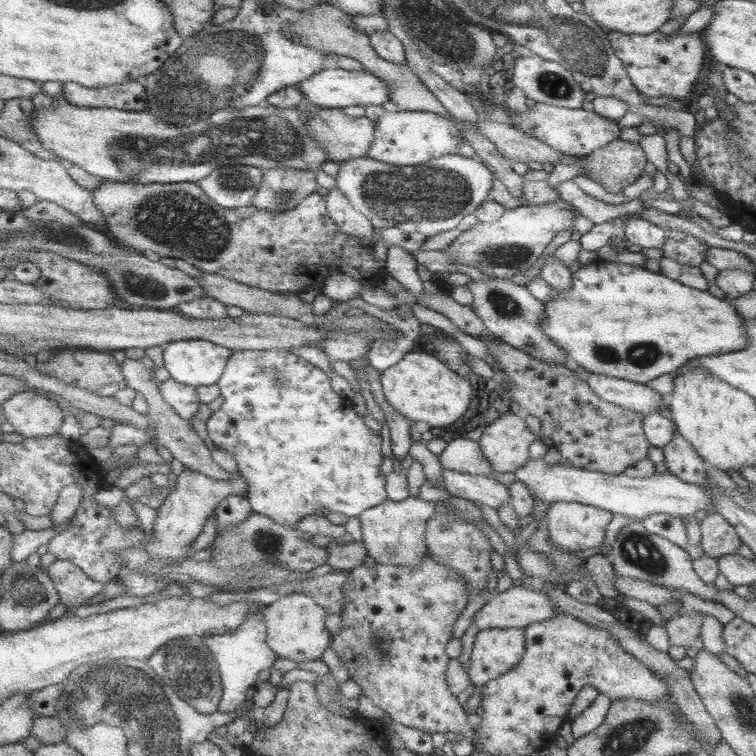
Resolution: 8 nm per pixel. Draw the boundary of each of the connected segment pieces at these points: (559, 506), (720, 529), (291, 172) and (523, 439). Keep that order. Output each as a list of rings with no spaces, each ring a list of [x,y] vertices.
[[[554,502],[546,511],[549,539],[556,541],[566,551],[581,551],[596,548],[605,542],[605,534],[613,514],[597,506],[588,506],[579,502]]]
[[[712,513],[700,522],[702,550],[706,555],[716,558],[734,554],[742,544],[735,528],[721,515]]]
[[[282,166],[265,169],[265,181],[256,195],[254,206],[279,213],[300,206],[311,194],[318,192],[317,171]]]
[[[510,413],[503,414],[487,428],[479,443],[494,471],[507,473],[520,470],[529,463],[528,446],[535,440],[524,420]]]

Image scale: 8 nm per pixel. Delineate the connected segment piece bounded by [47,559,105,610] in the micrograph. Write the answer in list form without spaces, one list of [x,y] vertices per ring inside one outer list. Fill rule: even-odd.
[[[57,559],[48,568],[49,574],[57,583],[62,598],[62,604],[75,610],[79,606],[93,601],[94,598],[104,593],[105,583],[92,578],[76,561]]]

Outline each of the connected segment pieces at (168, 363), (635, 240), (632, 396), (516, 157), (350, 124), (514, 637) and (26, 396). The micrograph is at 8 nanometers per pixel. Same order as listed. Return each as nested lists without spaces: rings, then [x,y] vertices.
[[[183,339],[165,347],[165,368],[172,377],[187,386],[213,386],[219,384],[228,370],[231,358],[237,352],[209,339]]]
[[[621,216],[621,217],[625,218],[624,234],[626,240],[629,240],[630,242],[632,242],[632,244],[638,244],[638,246],[641,246],[642,248],[661,249],[663,247],[663,244],[665,243],[667,237],[665,229],[657,225],[654,225],[649,221],[646,221],[641,216],[632,216],[632,217]]]
[[[587,374],[585,379],[598,397],[608,403],[628,410],[638,411],[644,416],[656,413],[668,398],[661,396],[646,385],[610,378],[606,374]]]
[[[502,122],[478,123],[478,128],[492,141],[497,144],[499,151],[510,161],[518,162],[550,162],[554,165],[561,162],[563,152],[545,145],[535,136],[526,134],[521,130],[512,128],[510,124]]]
[[[318,107],[314,113],[310,113],[306,124],[309,126],[313,139],[319,142],[321,147],[329,154],[330,161],[343,163],[353,158],[368,157],[373,150],[377,135],[377,126],[370,118],[354,117],[345,112],[345,108]]]
[[[523,628],[481,630],[472,657],[473,684],[484,688],[489,682],[509,673],[525,656]]]
[[[35,392],[16,394],[3,405],[7,422],[25,439],[60,434],[68,413],[56,401]]]

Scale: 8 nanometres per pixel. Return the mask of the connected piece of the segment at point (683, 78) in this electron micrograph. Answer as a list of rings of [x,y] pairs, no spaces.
[[[610,31],[607,37],[634,86],[648,97],[671,96],[677,101],[688,98],[693,90],[692,86],[700,82],[702,68],[710,60],[701,33],[672,33],[668,36],[660,31],[644,35]]]

